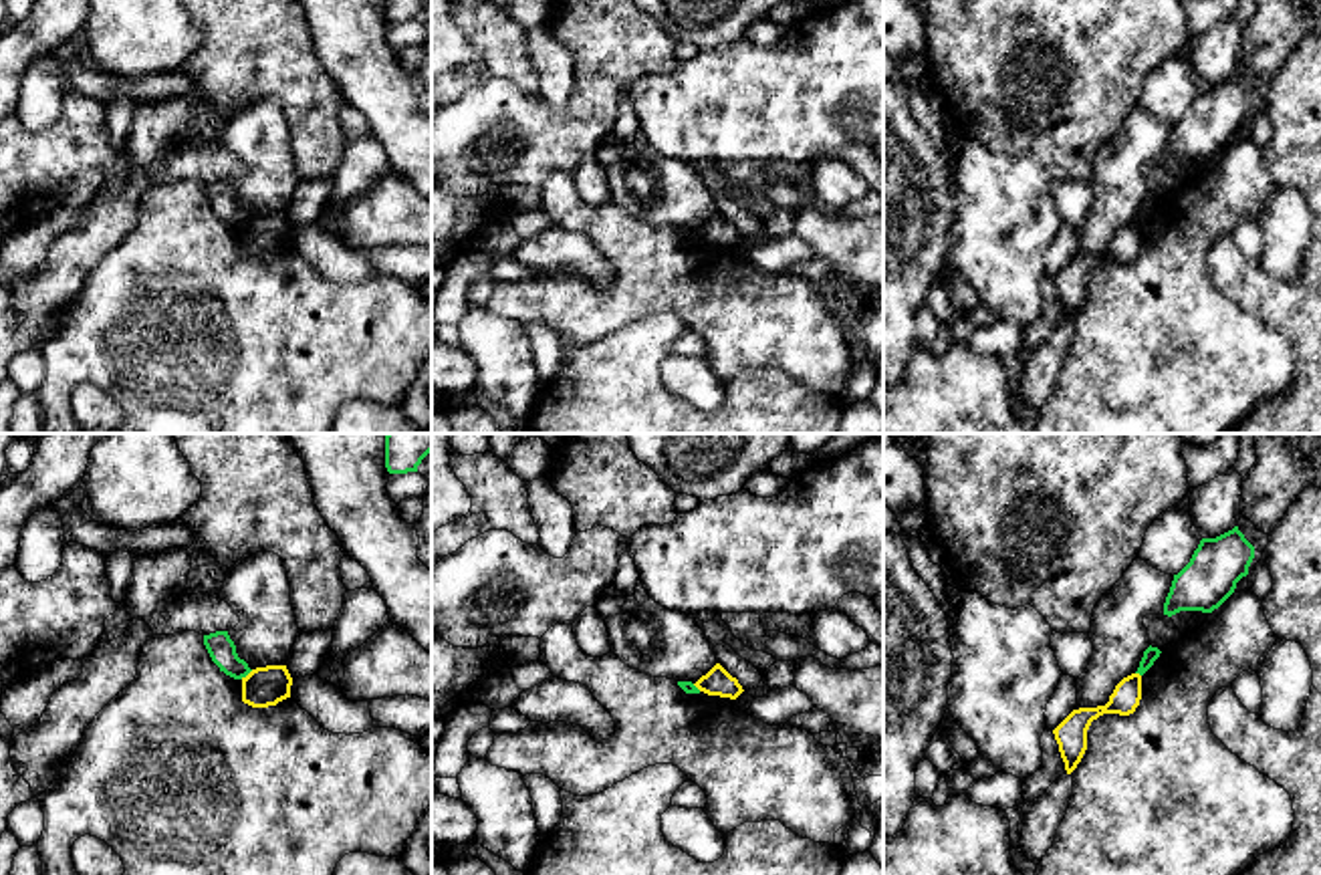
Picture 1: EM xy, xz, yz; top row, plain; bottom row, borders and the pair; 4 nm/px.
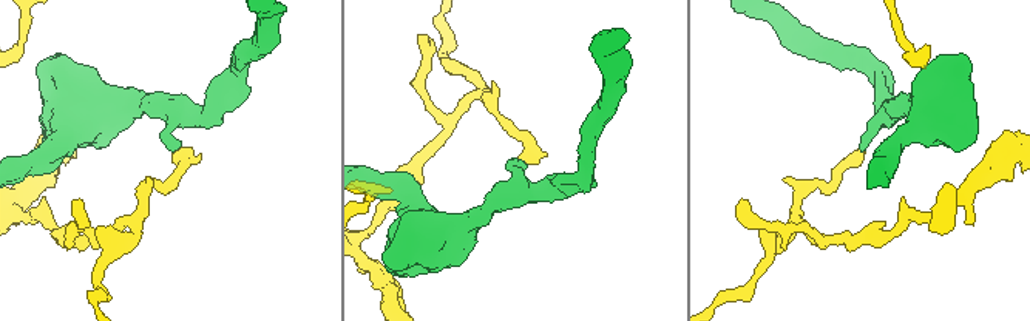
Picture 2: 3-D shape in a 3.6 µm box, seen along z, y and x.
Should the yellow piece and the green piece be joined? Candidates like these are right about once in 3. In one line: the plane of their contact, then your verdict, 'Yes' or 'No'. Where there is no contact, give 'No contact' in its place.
Touches yellow in xy. No

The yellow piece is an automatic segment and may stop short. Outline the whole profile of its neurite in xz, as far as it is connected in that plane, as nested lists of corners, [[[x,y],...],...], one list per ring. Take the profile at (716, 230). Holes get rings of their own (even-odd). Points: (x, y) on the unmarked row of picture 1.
[[[716,212],[694,234],[708,244],[720,244],[730,248],[736,248],[744,240],[738,228],[732,226],[720,212]]]

